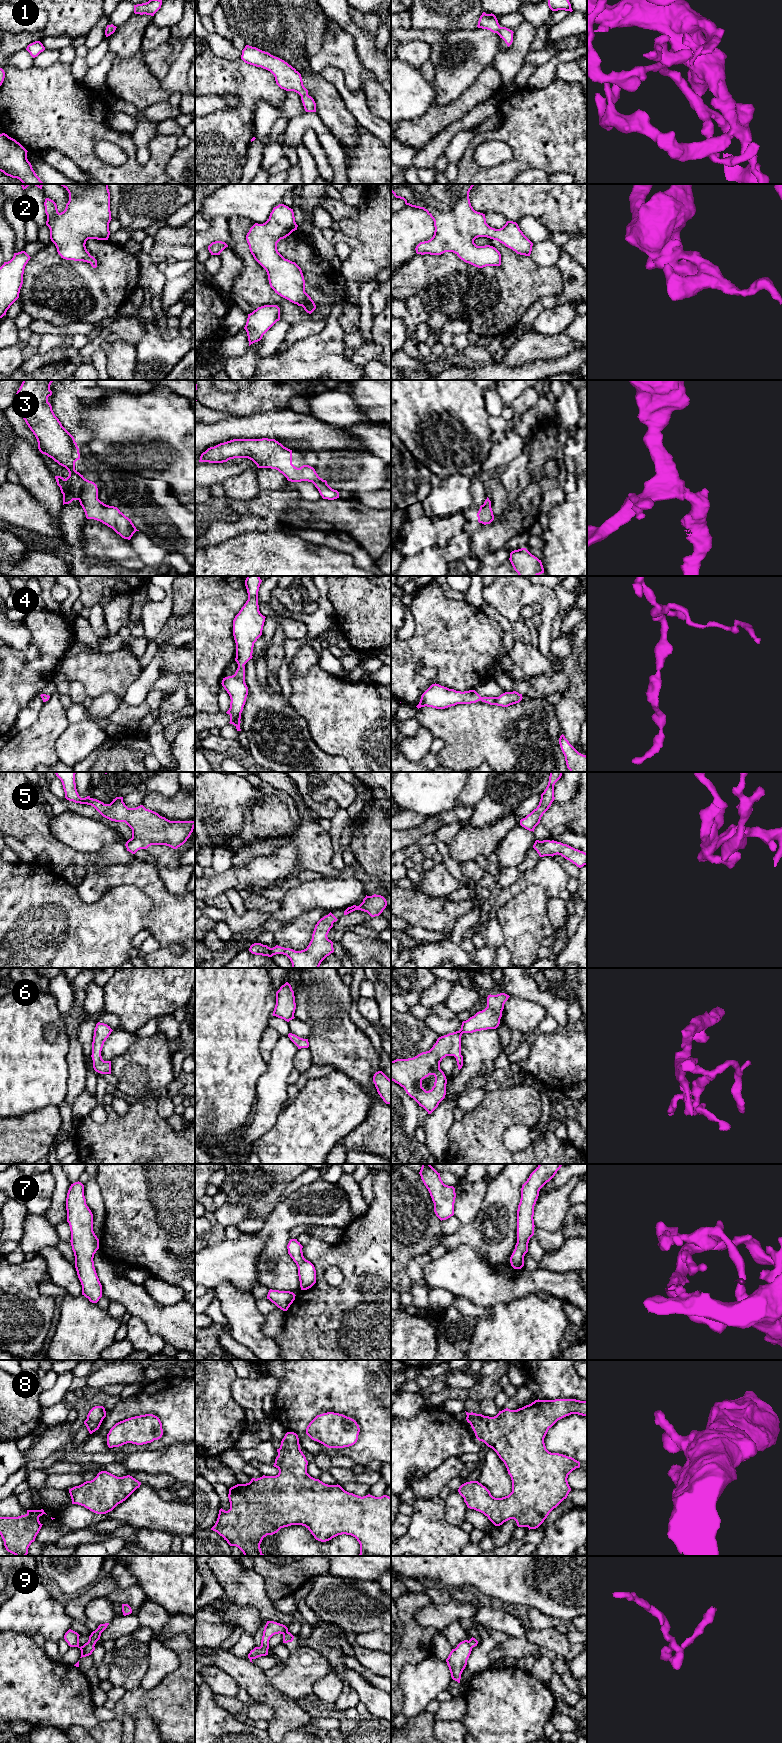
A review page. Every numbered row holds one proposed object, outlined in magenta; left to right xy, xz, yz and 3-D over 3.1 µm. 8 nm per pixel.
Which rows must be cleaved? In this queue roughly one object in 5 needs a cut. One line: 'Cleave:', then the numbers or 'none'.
Cleave: none

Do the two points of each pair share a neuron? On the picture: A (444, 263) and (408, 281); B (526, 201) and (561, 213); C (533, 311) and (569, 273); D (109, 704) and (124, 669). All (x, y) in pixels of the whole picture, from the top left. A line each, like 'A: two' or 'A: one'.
A: one
B: one
C: one
D: two

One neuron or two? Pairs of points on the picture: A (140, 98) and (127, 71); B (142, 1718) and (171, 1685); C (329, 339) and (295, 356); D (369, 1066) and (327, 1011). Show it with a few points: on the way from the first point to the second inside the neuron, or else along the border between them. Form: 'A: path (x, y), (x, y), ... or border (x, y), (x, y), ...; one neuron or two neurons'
A: path (140, 91), (129, 78); one neuron
B: border (140, 1708), (147, 1713), (159, 1732); two neurons
C: path (321, 347), (312, 356), (303, 356); one neuron
D: path (355, 1052), (331, 1028), (331, 1025); one neuron

